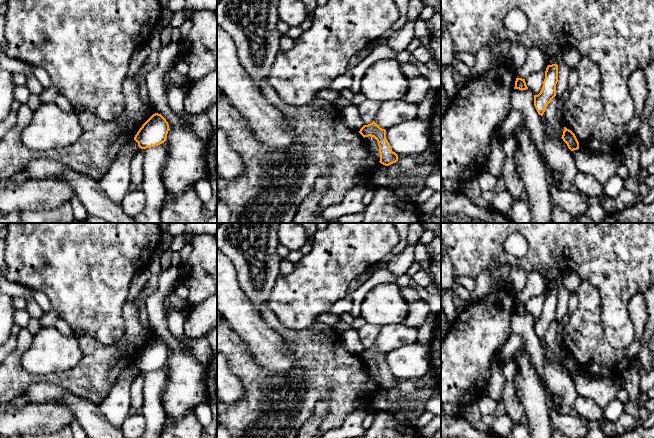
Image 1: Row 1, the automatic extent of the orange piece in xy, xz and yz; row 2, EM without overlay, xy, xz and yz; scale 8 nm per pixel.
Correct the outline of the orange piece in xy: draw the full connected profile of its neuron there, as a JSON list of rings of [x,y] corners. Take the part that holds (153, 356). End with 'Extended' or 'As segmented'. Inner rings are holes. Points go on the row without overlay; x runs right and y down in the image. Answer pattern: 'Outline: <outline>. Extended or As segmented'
Outline: [[[155,337],[142,349],[134,364],[141,373],[155,371],[166,365],[168,355],[169,348],[166,343]]]. As segmented

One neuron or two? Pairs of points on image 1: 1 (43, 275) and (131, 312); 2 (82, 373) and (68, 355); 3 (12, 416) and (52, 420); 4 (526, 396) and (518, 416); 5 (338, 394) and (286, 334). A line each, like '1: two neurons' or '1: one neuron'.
1: two neurons
2: two neurons
3: one neuron
4: two neurons
5: one neuron

